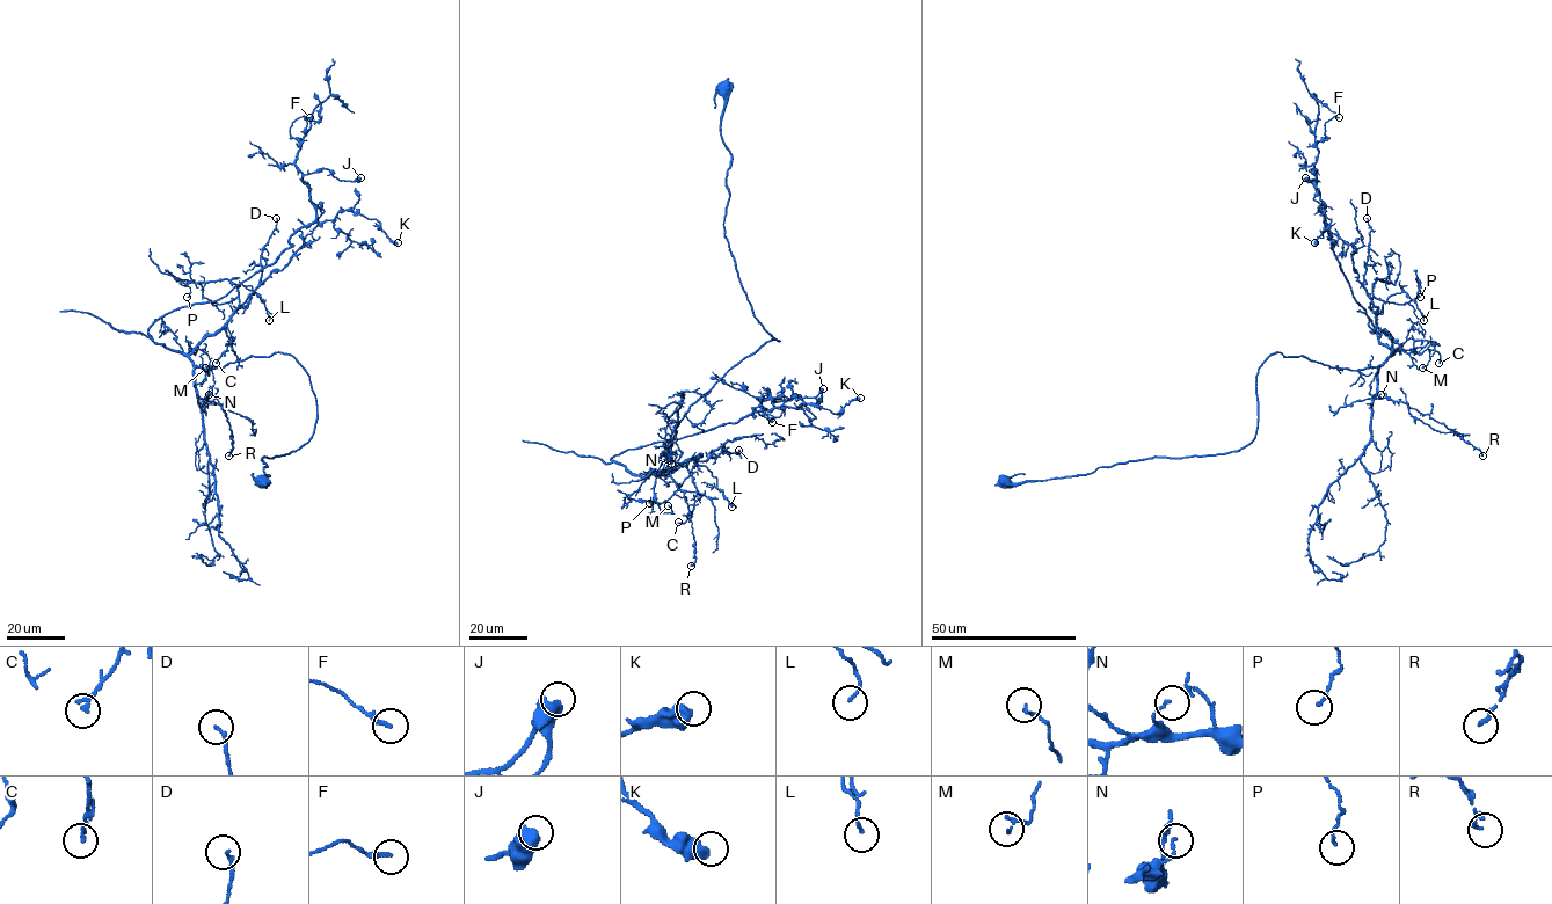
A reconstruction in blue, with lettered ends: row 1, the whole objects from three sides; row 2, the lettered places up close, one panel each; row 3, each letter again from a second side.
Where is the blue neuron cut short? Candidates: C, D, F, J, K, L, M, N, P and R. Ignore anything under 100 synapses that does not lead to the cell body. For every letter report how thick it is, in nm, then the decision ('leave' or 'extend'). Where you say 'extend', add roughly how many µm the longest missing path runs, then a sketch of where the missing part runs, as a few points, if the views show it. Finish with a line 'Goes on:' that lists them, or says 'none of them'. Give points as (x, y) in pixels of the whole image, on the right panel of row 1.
C: 200 nm thick; leave
D: 140 nm thick; leave
F: 240 nm thick; leave
J: 600 nm thick; leave
K: 600 nm thick; leave
L: 120 nm thick; leave
M: 150 nm thick; leave
N: 130 nm thick; leave
P: 120 nm thick; leave
R: 150 nm thick; leave
Goes on: none of them

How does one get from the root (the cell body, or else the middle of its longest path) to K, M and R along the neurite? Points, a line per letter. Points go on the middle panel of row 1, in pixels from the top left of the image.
K: (723, 88), (725, 237), (779, 341), (690, 406), (646, 475), (610, 459), (860, 398)
M: (723, 88), (725, 237), (753, 315), (779, 341), (677, 424), (651, 471), (668, 505)
R: (723, 88), (725, 237), (753, 315), (779, 341), (701, 394), (656, 460), (665, 456), (687, 503), (691, 566)

